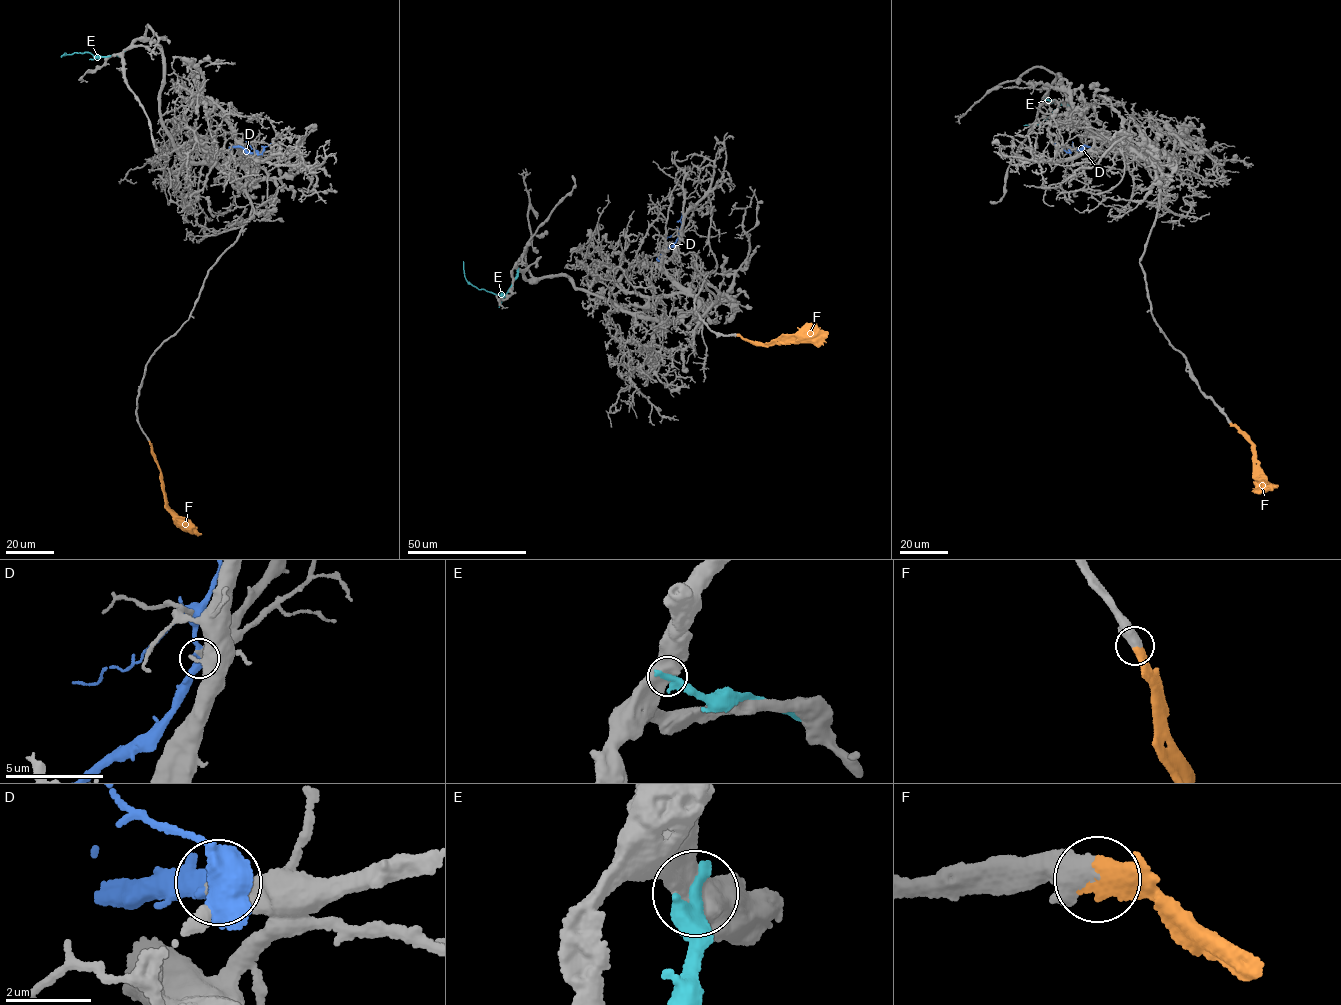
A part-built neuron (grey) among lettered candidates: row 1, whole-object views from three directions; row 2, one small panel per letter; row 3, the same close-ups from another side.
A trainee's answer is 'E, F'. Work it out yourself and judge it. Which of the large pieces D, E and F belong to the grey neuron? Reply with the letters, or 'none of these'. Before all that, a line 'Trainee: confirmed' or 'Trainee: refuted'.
Trainee: refuted
F

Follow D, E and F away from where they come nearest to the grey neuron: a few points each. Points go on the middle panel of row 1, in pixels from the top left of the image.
D: (679, 235), (659, 257), (660, 262)
E: (518, 269), (517, 277), (509, 291), (499, 295), (467, 282), (463, 261)
F: (737, 335), (756, 344), (764, 344), (781, 337), (818, 337), (828, 332)

